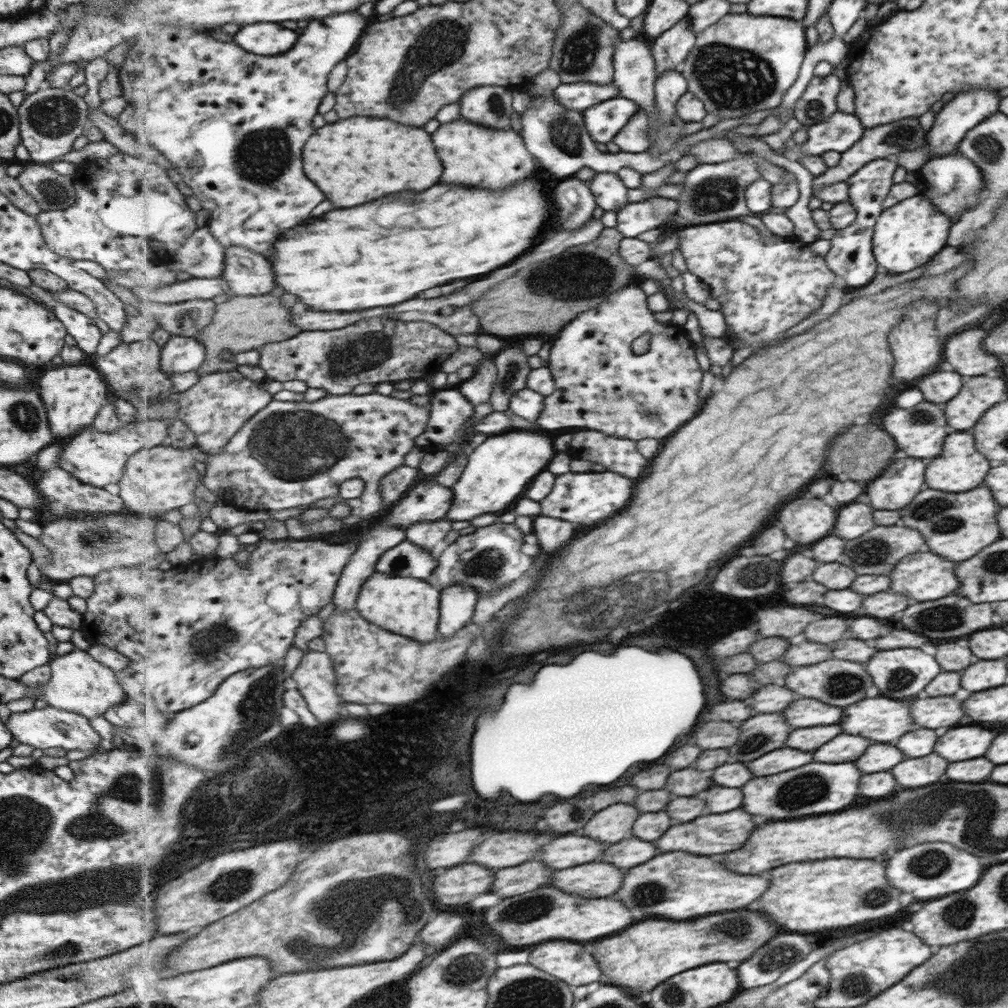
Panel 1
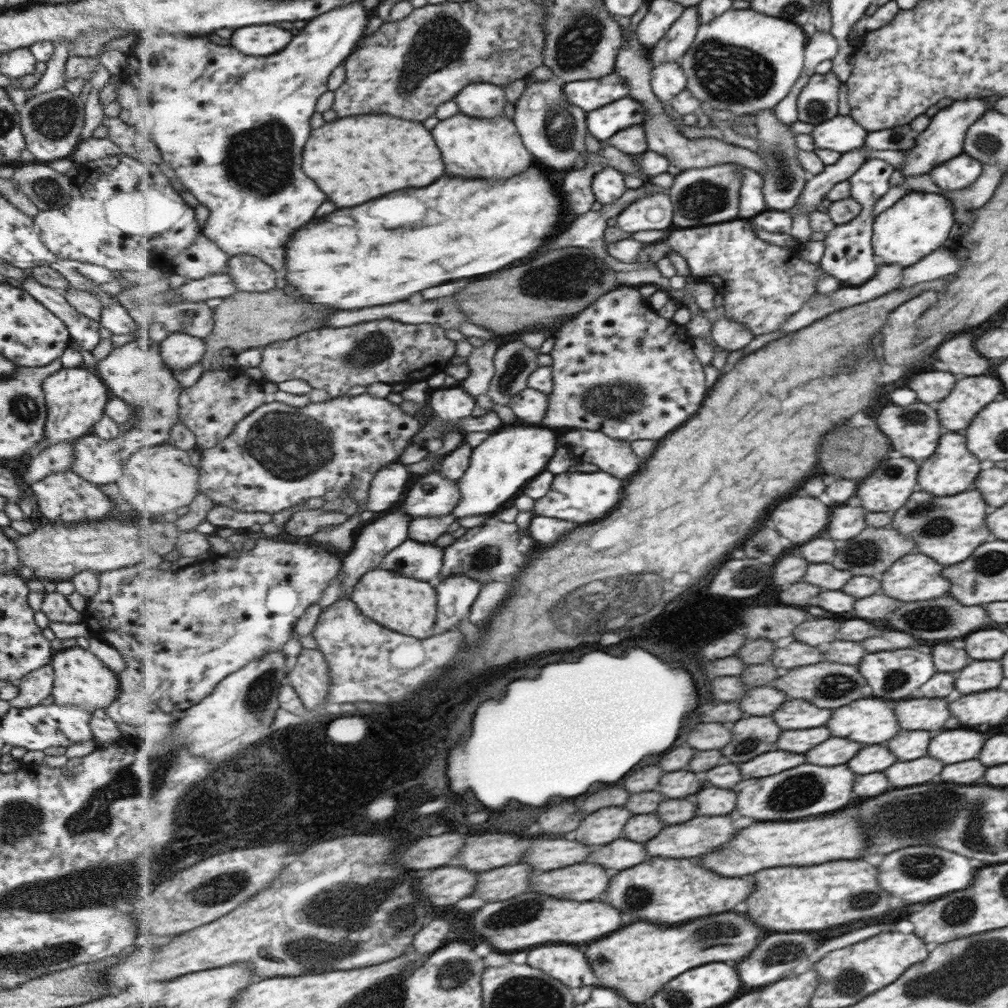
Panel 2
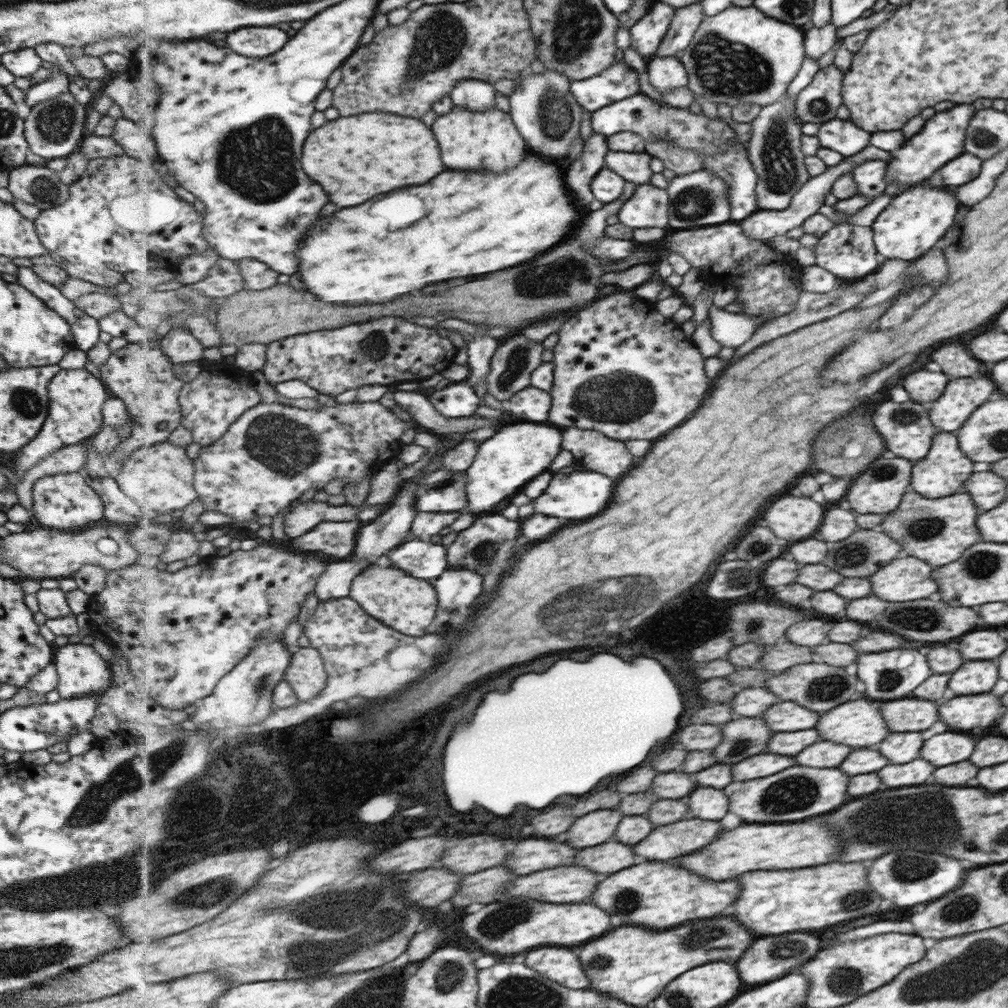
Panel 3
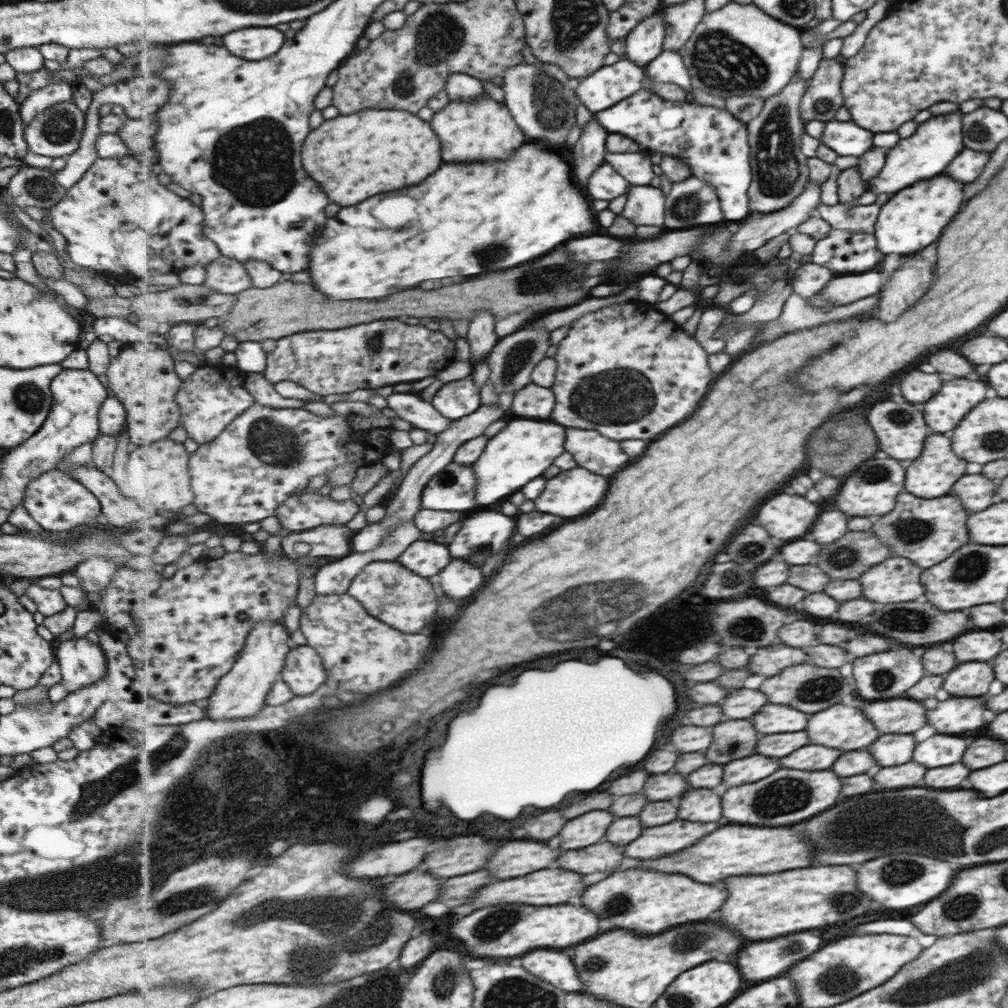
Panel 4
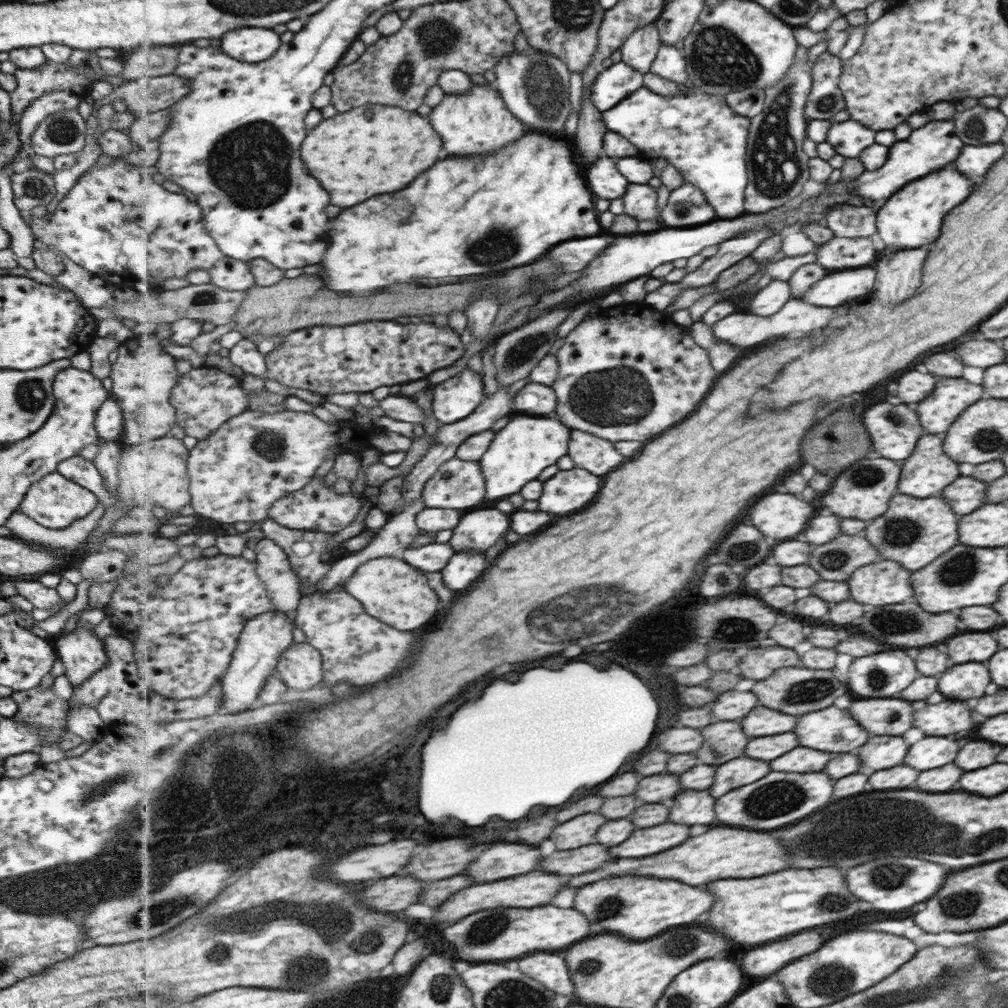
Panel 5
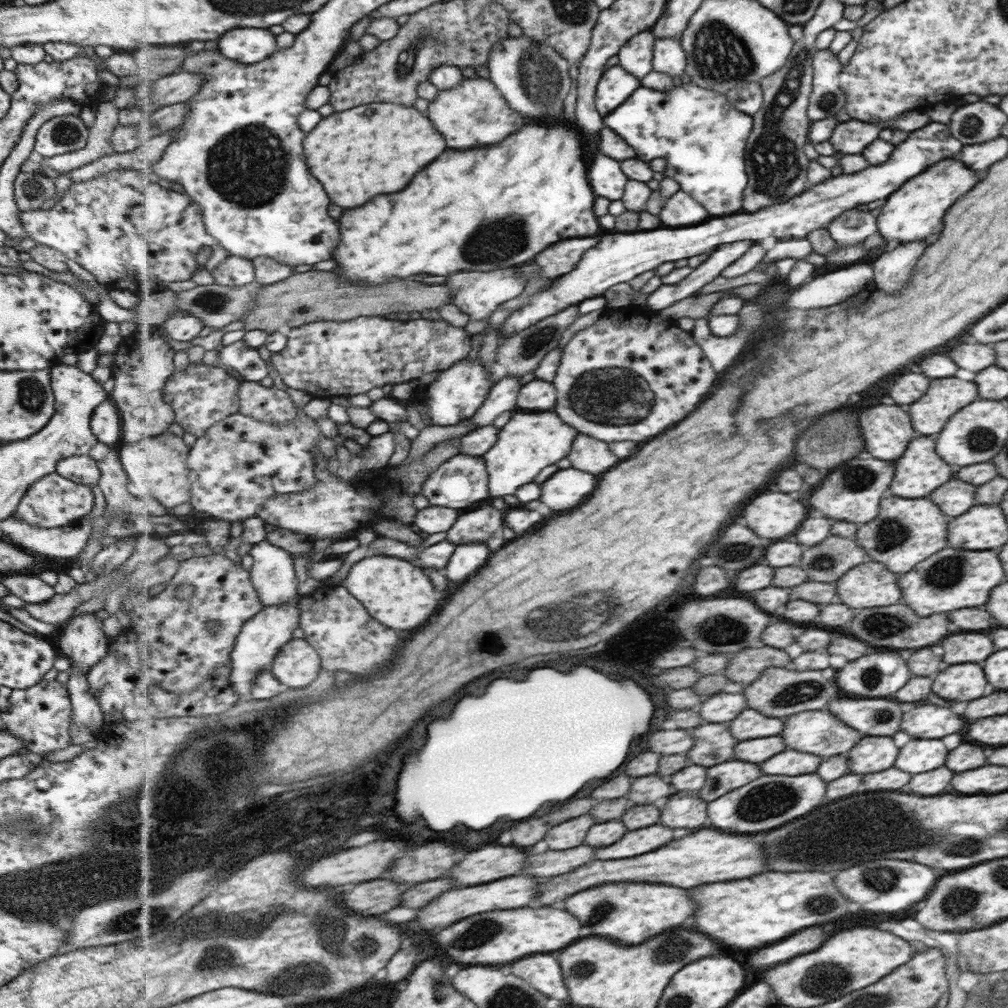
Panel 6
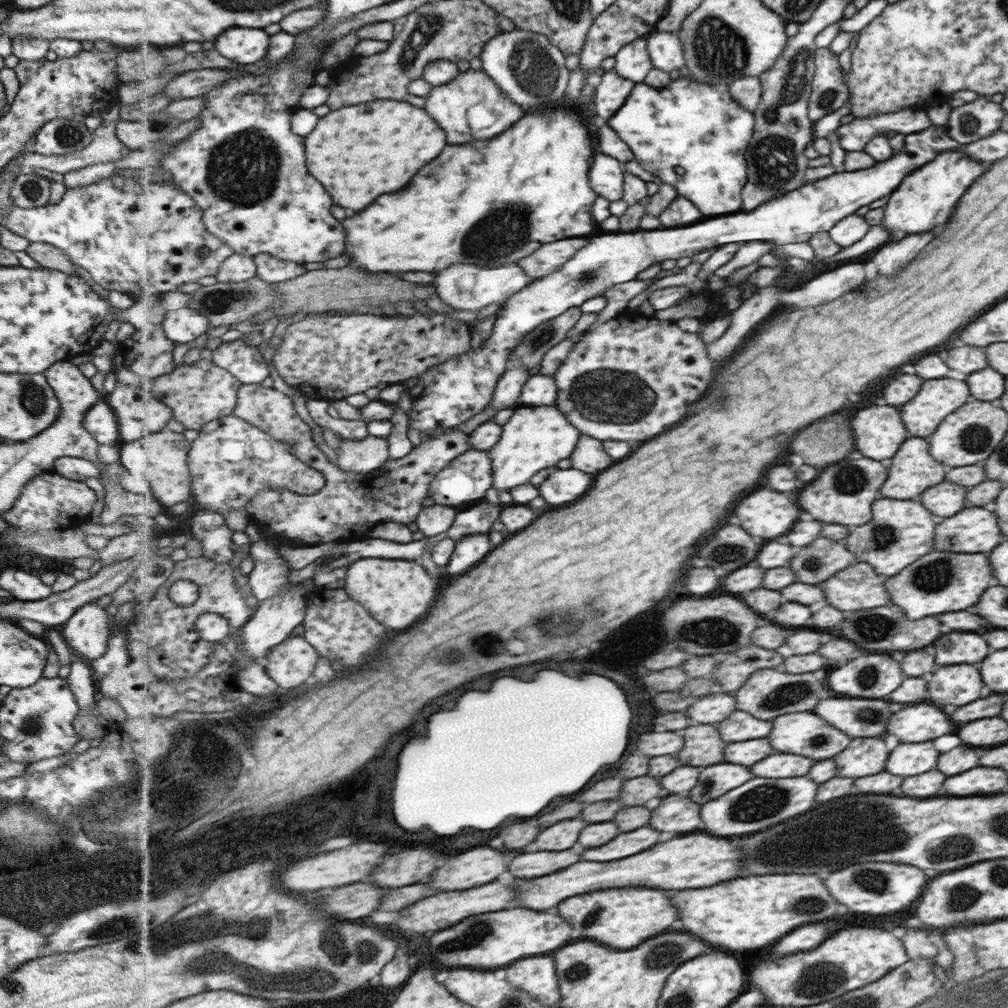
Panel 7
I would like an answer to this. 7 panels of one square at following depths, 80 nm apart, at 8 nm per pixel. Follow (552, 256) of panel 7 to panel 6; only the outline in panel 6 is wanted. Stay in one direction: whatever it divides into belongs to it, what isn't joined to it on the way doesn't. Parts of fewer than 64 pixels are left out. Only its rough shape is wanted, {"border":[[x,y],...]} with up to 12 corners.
{"border":[[595,235],[556,242],[533,262],[540,274],[555,279],[571,272]]}

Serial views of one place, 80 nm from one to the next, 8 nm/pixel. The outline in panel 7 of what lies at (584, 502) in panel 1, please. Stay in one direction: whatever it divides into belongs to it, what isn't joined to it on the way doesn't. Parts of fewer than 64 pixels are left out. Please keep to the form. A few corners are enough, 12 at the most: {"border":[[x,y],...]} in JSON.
{"border":[[553,470],[541,484],[541,496],[567,506],[593,486],[583,470]]}

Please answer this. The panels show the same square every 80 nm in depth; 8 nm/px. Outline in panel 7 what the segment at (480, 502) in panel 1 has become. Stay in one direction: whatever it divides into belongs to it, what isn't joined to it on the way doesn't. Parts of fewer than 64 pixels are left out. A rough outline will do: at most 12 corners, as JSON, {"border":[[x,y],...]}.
{"border":[[518,405],[490,450],[511,490],[569,458],[581,432],[556,405]]}

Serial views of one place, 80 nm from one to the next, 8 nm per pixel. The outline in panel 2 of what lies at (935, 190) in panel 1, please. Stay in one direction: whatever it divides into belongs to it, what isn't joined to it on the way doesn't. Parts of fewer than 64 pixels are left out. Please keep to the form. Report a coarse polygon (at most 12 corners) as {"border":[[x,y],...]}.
{"border":[[962,152],[928,174],[941,190],[961,190],[981,165]]}

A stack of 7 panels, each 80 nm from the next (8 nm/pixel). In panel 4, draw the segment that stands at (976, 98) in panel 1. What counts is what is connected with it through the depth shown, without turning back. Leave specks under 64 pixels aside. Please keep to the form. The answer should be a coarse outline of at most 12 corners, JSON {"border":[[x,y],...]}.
{"border":[[955,111],[886,150],[864,190],[897,193],[939,175],[963,148]]}

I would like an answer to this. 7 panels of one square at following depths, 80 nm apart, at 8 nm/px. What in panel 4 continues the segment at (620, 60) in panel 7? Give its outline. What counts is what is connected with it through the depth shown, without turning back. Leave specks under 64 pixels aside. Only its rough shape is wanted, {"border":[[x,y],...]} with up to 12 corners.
{"border":[[666,9],[628,35],[626,56],[646,68],[664,51]]}

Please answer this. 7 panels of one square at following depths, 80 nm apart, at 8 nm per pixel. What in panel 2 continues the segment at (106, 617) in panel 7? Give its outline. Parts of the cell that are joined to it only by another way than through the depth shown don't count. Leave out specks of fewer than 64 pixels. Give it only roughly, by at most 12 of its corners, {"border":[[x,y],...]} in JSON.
{"border":[[87,649],[53,653],[53,703],[92,713],[120,679]]}

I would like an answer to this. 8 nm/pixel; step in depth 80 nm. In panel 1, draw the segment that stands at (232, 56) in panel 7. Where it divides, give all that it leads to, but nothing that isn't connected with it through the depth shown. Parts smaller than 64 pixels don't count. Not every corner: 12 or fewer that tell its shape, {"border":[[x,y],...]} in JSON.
{"border":[[281,24],[245,26],[235,42],[253,54],[275,56],[299,38]]}

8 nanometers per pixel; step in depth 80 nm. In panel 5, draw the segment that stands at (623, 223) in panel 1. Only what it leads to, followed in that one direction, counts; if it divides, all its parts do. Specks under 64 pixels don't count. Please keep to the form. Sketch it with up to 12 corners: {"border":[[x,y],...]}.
{"border":[[630,183],[625,212],[639,220],[661,221],[656,188]]}

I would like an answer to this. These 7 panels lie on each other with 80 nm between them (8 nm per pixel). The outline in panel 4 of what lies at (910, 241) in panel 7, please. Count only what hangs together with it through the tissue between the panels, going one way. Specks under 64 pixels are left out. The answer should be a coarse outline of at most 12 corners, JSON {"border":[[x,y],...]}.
{"border":[[919,254],[899,266],[879,290],[877,318],[891,322],[923,296],[931,264]]}

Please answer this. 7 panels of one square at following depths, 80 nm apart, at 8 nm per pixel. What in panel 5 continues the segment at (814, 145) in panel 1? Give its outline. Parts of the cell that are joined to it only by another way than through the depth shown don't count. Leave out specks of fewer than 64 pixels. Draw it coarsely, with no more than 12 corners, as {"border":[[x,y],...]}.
{"border":[[831,121],[825,141],[843,157],[873,144],[873,129]]}

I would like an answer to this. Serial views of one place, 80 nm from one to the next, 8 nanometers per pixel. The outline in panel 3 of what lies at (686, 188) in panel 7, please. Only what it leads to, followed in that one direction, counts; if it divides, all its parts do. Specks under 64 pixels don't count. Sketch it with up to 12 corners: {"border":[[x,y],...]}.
{"border":[[644,93],[592,113],[593,130],[666,138],[726,180],[731,218],[759,211],[747,143],[723,118]]}

